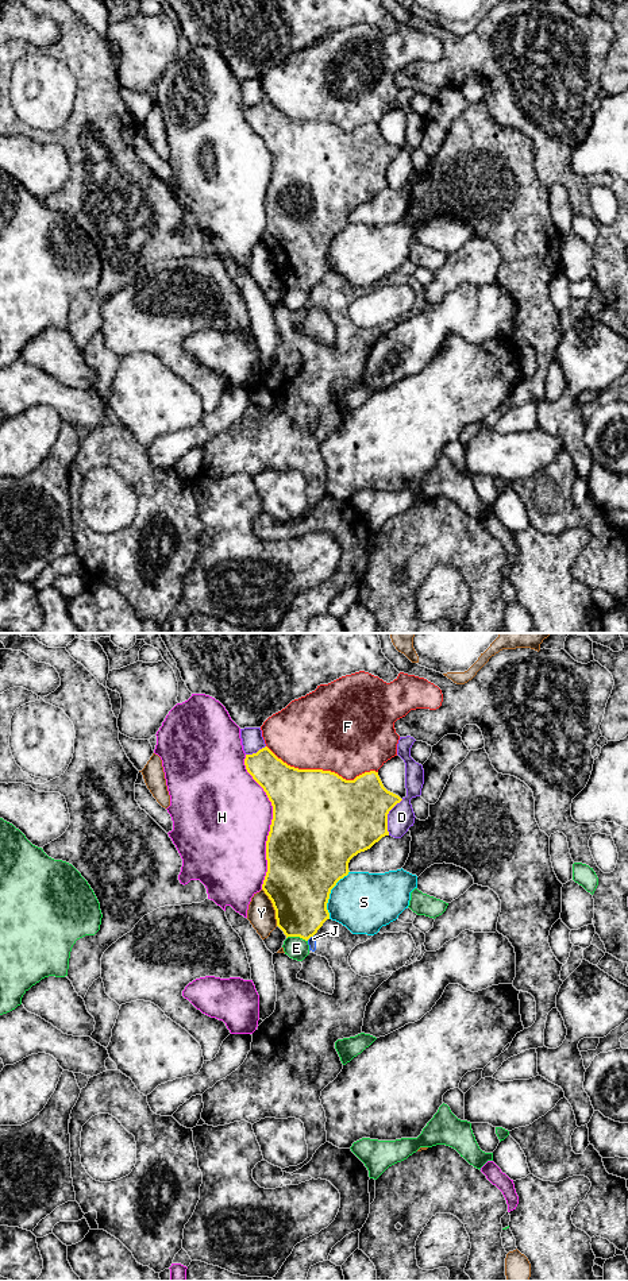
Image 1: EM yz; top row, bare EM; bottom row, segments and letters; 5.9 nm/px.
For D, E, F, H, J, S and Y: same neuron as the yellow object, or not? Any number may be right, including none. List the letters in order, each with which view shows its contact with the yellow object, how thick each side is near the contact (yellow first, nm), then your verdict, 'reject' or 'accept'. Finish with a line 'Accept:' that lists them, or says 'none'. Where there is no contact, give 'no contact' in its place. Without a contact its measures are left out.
D: contact in yz; calibres 440 and 160 nm; reject
E: contact in yz; calibres 340 and 140 nm; reject
F: contact in yz; calibres 500 and 500 nm; reject
H: contact in yz; calibres 500 and 480 nm; reject
J: contact in yz; calibres 320 and 50 nm; reject
S: contact in yz; calibres 460 and 360 nm; reject
Y: contact in yz; calibres 400 and 160 nm; reject
Accept: none

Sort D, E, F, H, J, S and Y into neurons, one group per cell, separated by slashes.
D / E / F / H / J / S / Y

